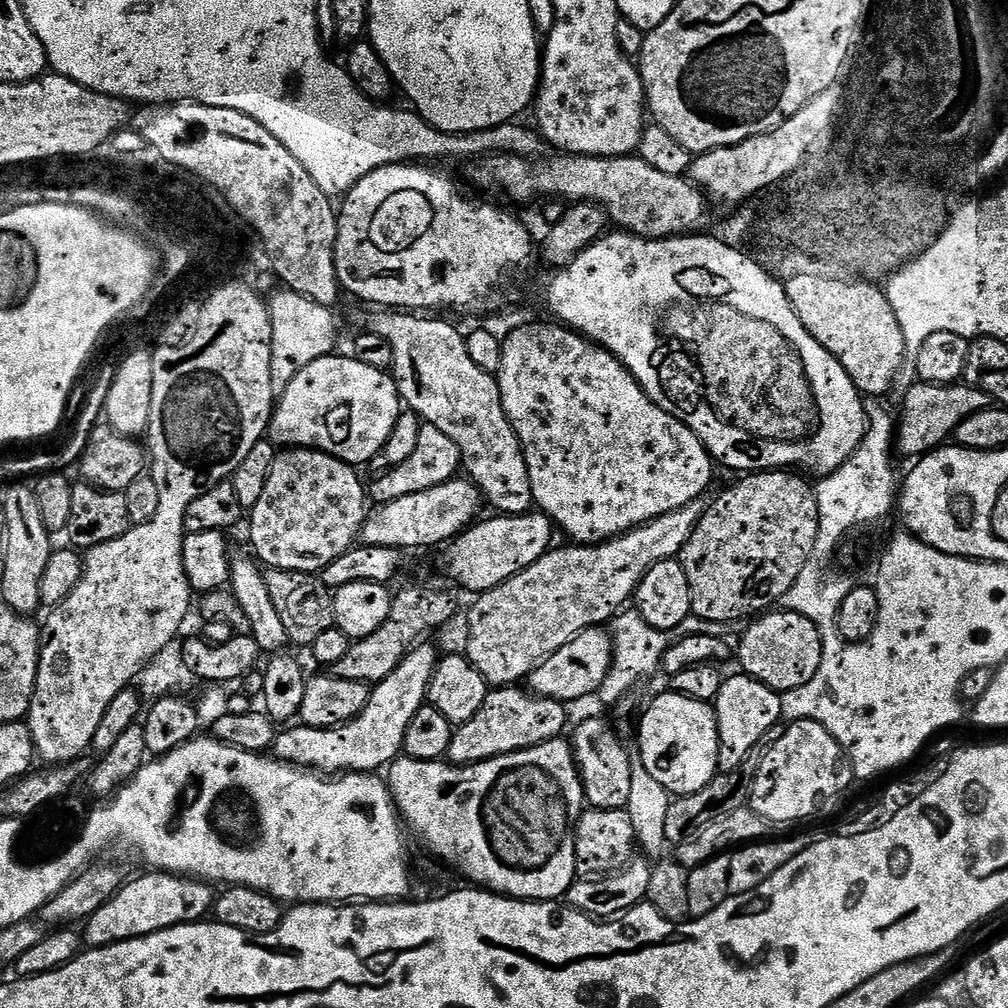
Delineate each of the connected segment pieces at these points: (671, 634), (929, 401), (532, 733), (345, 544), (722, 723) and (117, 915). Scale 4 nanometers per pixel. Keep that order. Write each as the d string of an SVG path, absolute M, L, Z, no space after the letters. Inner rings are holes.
M635 608L625 609L612 618L608 628L613 645L612 668L608 671L606 680L597 692L598 700L604 704L618 703L638 682L652 675L655 671L659 671L666 650L672 644L681 641L682 638L705 634L711 637L736 640L746 634L750 624L750 618L736 619L730 622L713 622L710 619L690 615L672 630L664 631L650 626Z
M957 382L951 386L942 384L916 385L904 396L904 417L899 417L895 443L911 458L919 458L947 445L956 428L970 414L978 414L982 410L993 407L994 401L990 394L980 388L974 388L967 382Z
M524 686L493 687L486 702L482 702L482 710L453 731L447 759L454 764L477 764L555 740L568 724L568 712L564 708L567 707L561 701L539 696Z
M288 448L280 453L277 453L274 466L271 468L270 478L267 479L266 487L262 490L262 497L258 500L255 506L250 510L248 523L250 522L250 540L256 553L255 557L269 569L286 569L287 572L311 572L313 574L322 572L330 562L340 558L342 554L352 550L353 546L359 541L360 532L364 528L364 523L367 520L368 494L366 486L362 484L353 465L345 463L335 456L326 455L325 452L319 452L316 449L310 448Z
M737 674L737 676L729 675L725 679L722 690L718 690L714 701L720 734L719 771L721 773L735 773L739 769L736 767L740 763L741 767L755 753L752 751L764 744L765 734L773 731L777 727L776 723L781 723L784 711L780 698L781 693L758 682L752 676Z
M145 871L145 876L137 880L121 883L116 895L112 896L93 916L89 916L82 924L82 940L88 948L105 948L118 942L126 942L134 938L149 936L176 924L194 924L205 919L204 916L213 911L214 892L211 892L205 881L186 876L173 876L171 872Z

